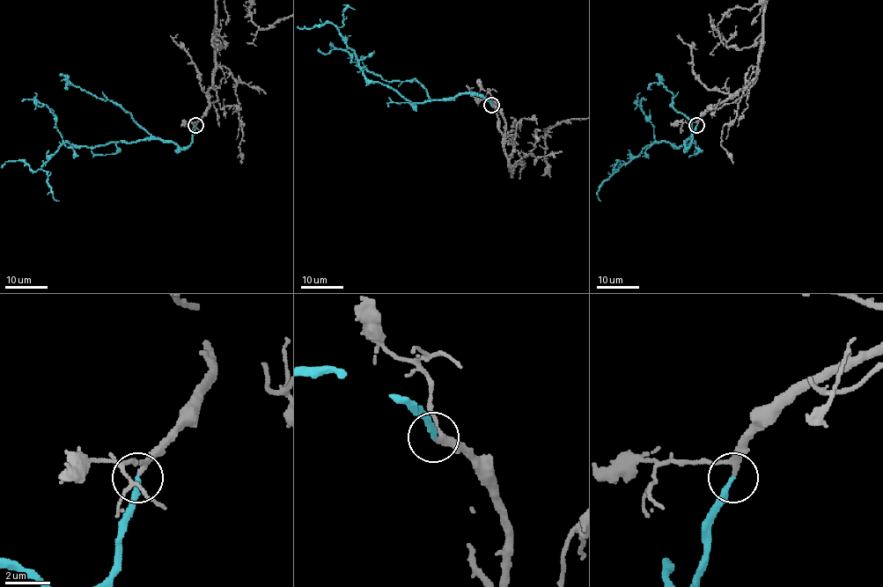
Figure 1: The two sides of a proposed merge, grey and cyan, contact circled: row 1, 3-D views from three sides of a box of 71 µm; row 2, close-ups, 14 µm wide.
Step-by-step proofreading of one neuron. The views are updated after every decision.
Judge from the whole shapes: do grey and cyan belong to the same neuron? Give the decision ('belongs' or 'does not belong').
belongs

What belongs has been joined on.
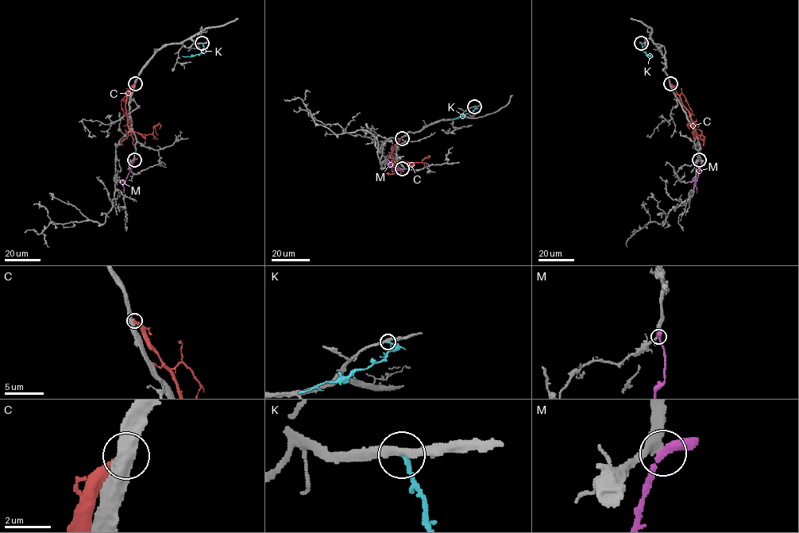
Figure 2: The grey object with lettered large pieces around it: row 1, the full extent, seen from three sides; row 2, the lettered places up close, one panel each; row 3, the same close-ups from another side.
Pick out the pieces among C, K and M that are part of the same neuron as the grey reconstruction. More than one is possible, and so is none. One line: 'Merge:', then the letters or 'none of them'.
Merge: K

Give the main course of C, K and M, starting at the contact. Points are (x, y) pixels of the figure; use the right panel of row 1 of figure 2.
C: (670, 83), (688, 111), (693, 134), (693, 129), (688, 124), (690, 129)
K: (641, 43), (642, 49), (650, 56), (653, 56)
M: (699, 159), (700, 169), (695, 183), (696, 193)

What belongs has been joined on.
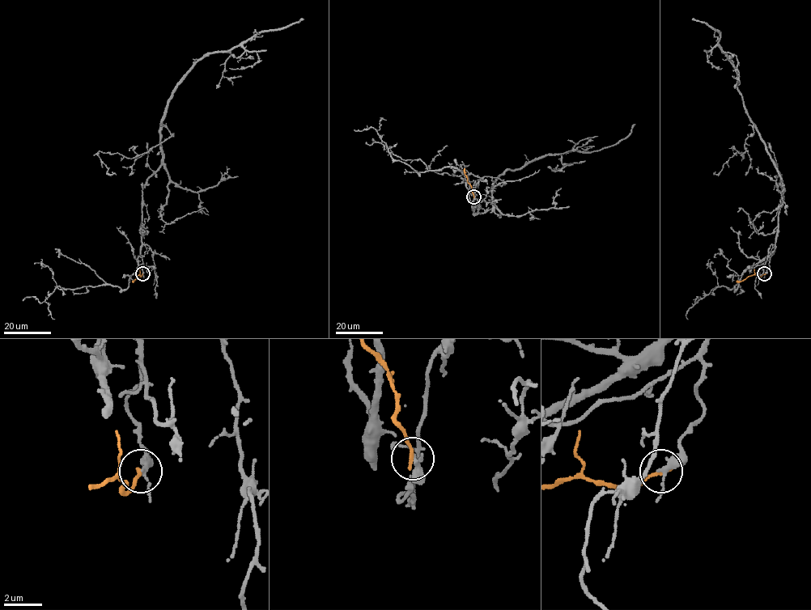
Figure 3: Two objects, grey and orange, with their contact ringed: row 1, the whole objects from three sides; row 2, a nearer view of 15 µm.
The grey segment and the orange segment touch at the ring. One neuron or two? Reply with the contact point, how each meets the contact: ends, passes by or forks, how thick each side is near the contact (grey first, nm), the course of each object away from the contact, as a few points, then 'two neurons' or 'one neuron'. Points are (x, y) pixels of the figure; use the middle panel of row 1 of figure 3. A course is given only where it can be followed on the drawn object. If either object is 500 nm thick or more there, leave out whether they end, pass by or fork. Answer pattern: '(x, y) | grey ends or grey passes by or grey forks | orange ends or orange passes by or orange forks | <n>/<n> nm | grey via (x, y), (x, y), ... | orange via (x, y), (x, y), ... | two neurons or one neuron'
(473, 196) | grey passes by | orange ends | 200/200 nm | grey via (474, 196), (474, 213), (484, 213), (492, 207), (492, 184), (507, 169), (616, 145), (635, 124) | orange via (474, 196), (464, 168) | two neurons

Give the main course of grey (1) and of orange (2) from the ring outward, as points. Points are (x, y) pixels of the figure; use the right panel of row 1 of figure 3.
1: (764, 273), (778, 226), (781, 174), (745, 109), (737, 88), (736, 69), (719, 46), (719, 33), (692, 19)
2: (764, 273), (761, 276), (751, 275), (740, 281), (736, 280)

